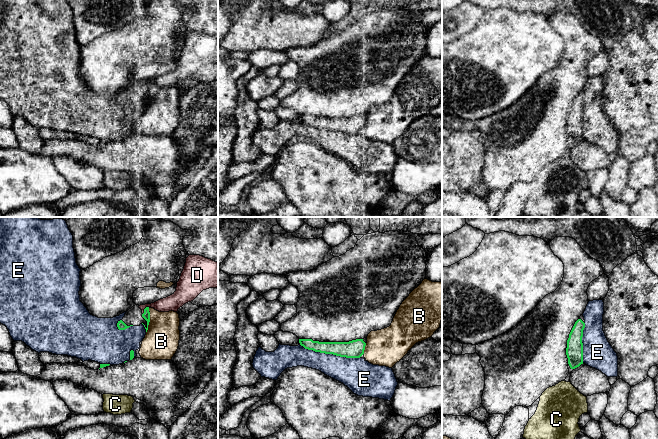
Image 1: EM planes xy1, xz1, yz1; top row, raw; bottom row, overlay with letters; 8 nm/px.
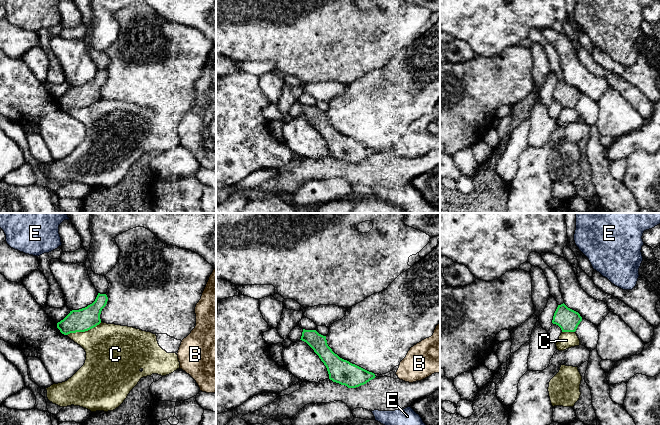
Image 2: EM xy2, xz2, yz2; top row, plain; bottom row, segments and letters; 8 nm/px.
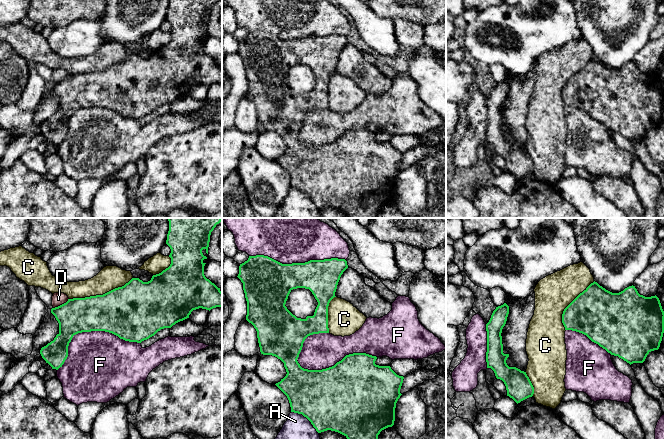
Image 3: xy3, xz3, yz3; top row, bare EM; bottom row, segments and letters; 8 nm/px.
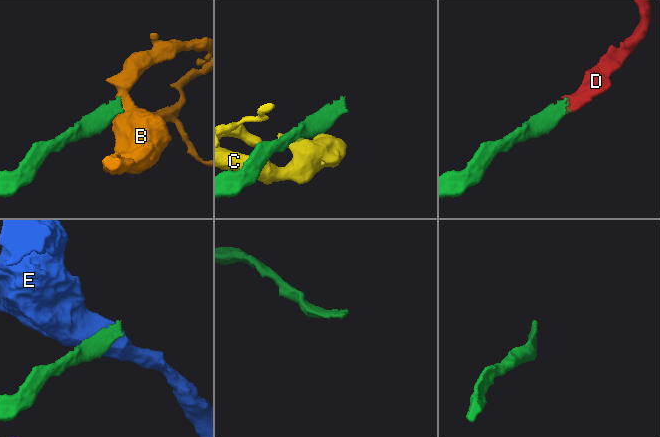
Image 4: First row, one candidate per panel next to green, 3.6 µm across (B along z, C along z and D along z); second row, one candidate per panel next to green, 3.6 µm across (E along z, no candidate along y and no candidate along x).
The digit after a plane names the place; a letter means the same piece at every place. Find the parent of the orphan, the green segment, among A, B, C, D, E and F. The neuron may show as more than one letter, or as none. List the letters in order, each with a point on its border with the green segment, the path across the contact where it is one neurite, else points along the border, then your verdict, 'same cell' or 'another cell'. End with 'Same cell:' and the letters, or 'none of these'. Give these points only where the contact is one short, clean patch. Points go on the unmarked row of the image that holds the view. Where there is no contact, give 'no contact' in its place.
A: meets green in xz3 at (306, 193); another cell
B: meets green in xy1 at (149, 96); another cell
C: meets green in xy3 at (101, 71); another cell
D: meets green in xy3 at (62, 80); same cell
E: meets green in xz1 at (330, 129); another cell
F: meets green in xz3 at (336, 139); another cell
Same cell: D

